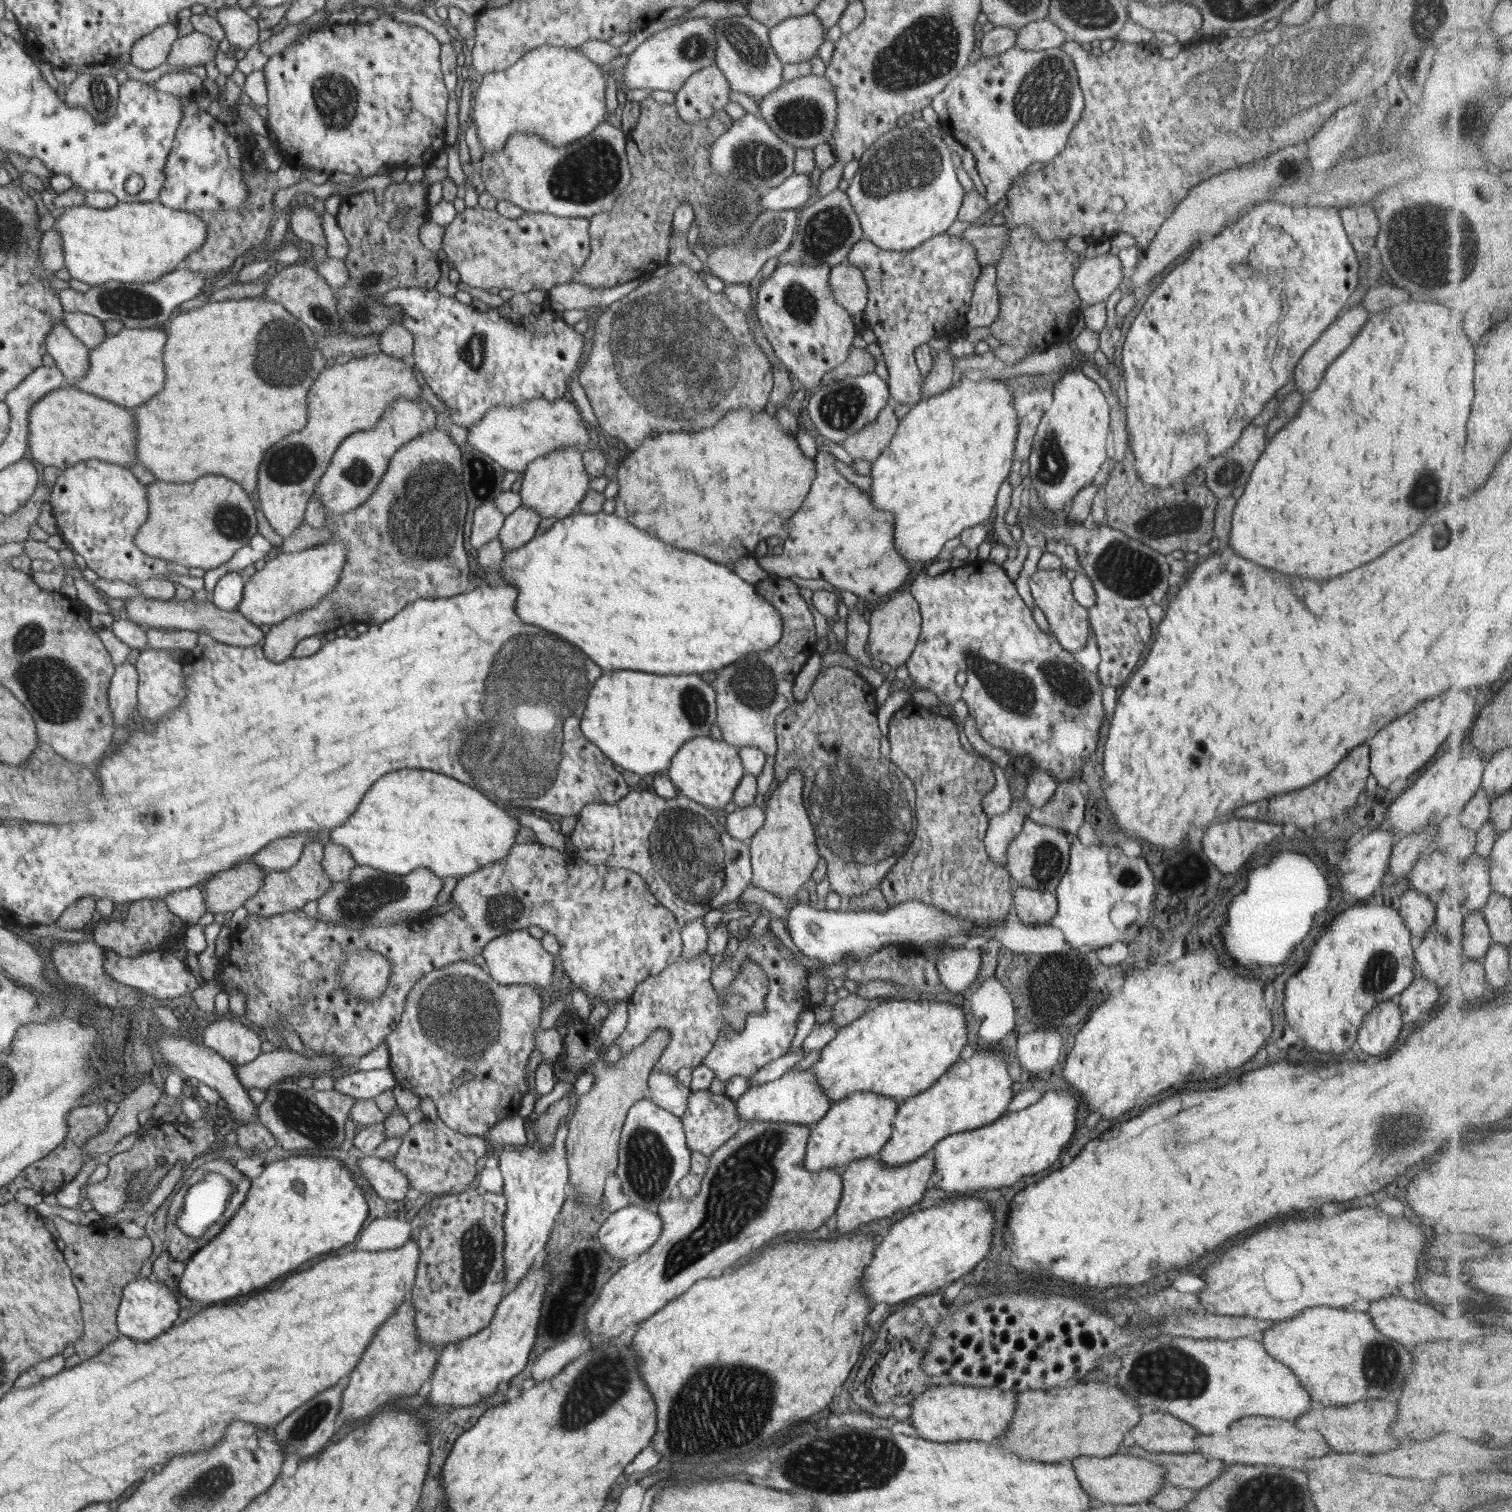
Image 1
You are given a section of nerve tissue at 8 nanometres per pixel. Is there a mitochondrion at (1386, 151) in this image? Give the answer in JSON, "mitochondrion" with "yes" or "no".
{"mitochondrion":"no"}

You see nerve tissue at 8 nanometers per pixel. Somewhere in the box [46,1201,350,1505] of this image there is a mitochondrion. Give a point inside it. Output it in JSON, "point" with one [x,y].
{"point":[306,1427]}

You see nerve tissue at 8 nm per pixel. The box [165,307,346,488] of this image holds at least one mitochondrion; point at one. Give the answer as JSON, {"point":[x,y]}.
{"point":[270,370]}

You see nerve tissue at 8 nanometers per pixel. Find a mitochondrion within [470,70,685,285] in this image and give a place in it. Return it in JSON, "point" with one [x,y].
{"point":[591,173]}

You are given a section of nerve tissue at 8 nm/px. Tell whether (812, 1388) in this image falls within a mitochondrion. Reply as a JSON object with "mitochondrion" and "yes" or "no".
{"mitochondrion":"no"}

